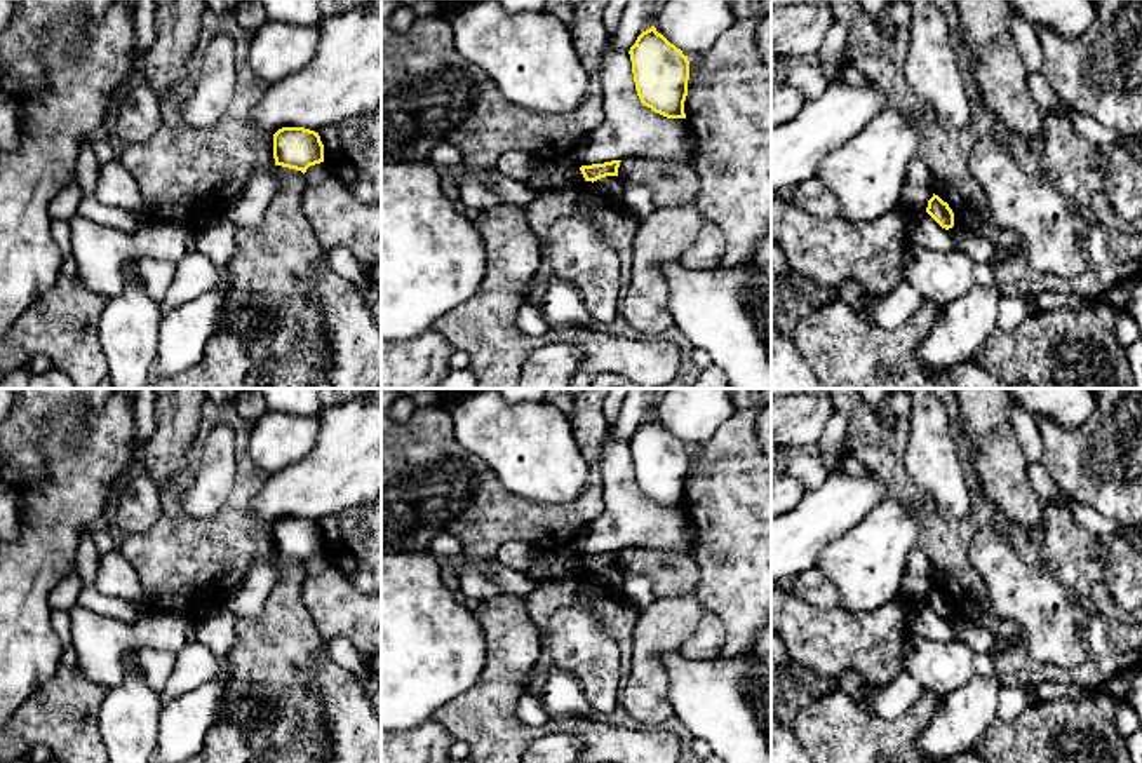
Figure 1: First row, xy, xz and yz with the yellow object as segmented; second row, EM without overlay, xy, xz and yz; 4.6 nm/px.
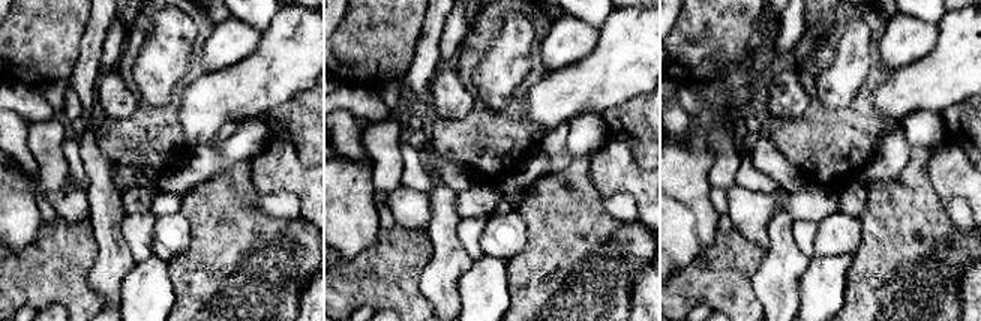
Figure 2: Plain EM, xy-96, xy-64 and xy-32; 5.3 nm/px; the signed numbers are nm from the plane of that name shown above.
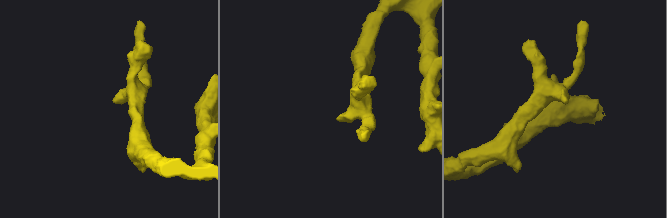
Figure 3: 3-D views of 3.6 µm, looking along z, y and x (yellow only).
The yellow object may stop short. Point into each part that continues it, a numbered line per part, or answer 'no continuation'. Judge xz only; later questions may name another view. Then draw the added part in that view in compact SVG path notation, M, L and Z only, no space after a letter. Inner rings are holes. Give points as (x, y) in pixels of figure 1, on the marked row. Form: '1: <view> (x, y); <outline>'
no continuation

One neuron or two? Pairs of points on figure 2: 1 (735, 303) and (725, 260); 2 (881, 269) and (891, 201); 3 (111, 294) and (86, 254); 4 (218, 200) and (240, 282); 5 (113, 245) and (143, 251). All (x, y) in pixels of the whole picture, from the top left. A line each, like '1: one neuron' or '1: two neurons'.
1: one neuron
2: one neuron
3: two neurons
4: one neuron
5: two neurons

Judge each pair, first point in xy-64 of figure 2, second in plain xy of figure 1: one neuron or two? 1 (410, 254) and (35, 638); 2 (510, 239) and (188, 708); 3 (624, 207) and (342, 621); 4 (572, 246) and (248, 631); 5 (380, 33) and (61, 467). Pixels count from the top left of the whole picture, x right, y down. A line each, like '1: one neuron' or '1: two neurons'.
1: two neurons
2: two neurons
3: two neurons
4: one neuron
5: two neurons

